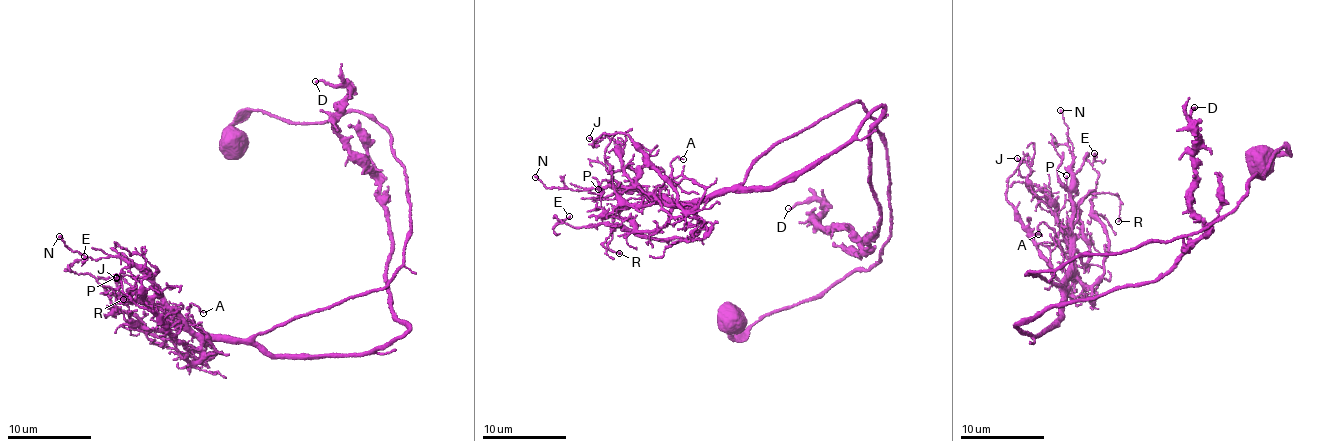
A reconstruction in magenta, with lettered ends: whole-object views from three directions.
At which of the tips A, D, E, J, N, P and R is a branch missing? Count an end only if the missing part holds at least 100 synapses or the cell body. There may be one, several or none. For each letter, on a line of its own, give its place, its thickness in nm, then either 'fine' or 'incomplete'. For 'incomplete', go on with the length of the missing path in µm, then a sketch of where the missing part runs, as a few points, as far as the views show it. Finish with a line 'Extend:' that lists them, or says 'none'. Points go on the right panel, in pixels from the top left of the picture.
A: (1038, 234) | 130 nm | fine
D: (1194, 107) | 120 nm | fine
E: (1094, 153) | 100 nm | fine
J: (1017, 158) | 90 nm | fine
N: (1060, 110) | 140 nm | fine
P: (1066, 175) | 130 nm | fine
R: (1118, 221) | 120 nm | fine
Extend: none

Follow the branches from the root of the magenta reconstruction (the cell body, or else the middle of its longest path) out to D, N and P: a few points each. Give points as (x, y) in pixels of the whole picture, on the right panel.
D: (1257, 163), (1289, 149), (1204, 229), (1026, 272), (1063, 318), (1017, 328), (1199, 239), (1194, 107)
N: (1257, 163), (1289, 149), (1204, 229), (1025, 273), (1064, 287), (1074, 165), (1060, 110)
P: (1257, 163), (1289, 149), (1204, 229), (1025, 273), (1064, 287), (1076, 252), (1087, 264), (1090, 249), (1066, 175)

